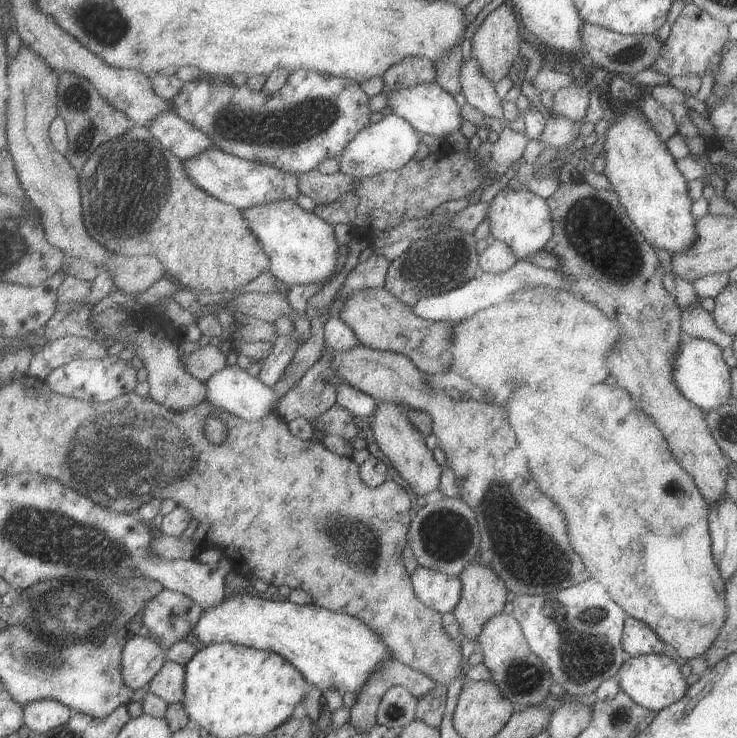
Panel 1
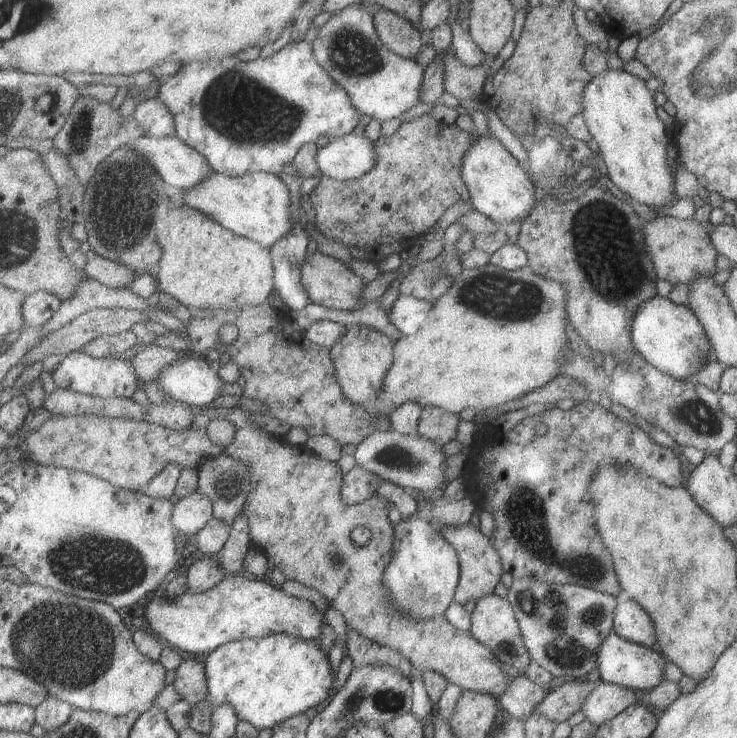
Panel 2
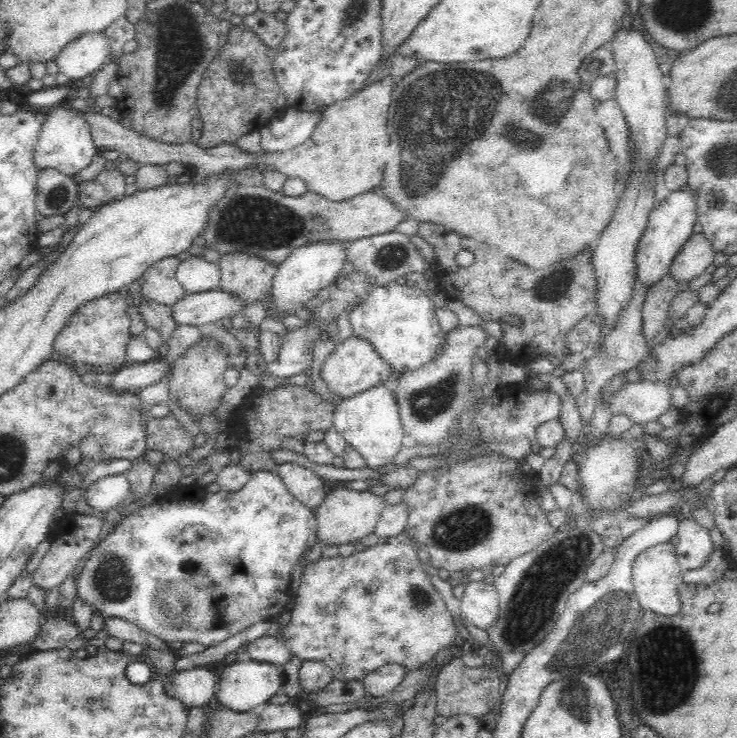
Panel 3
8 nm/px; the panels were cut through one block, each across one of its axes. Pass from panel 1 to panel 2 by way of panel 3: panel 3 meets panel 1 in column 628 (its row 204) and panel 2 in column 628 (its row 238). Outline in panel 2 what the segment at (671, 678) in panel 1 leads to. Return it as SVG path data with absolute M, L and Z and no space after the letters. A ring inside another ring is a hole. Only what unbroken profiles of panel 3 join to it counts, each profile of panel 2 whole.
M613 630L601 642L596 652L596 667L600 681L615 683L631 690L649 690L658 685L663 679L663 664L665 659L657 648L646 647L639 643L620 637Z

